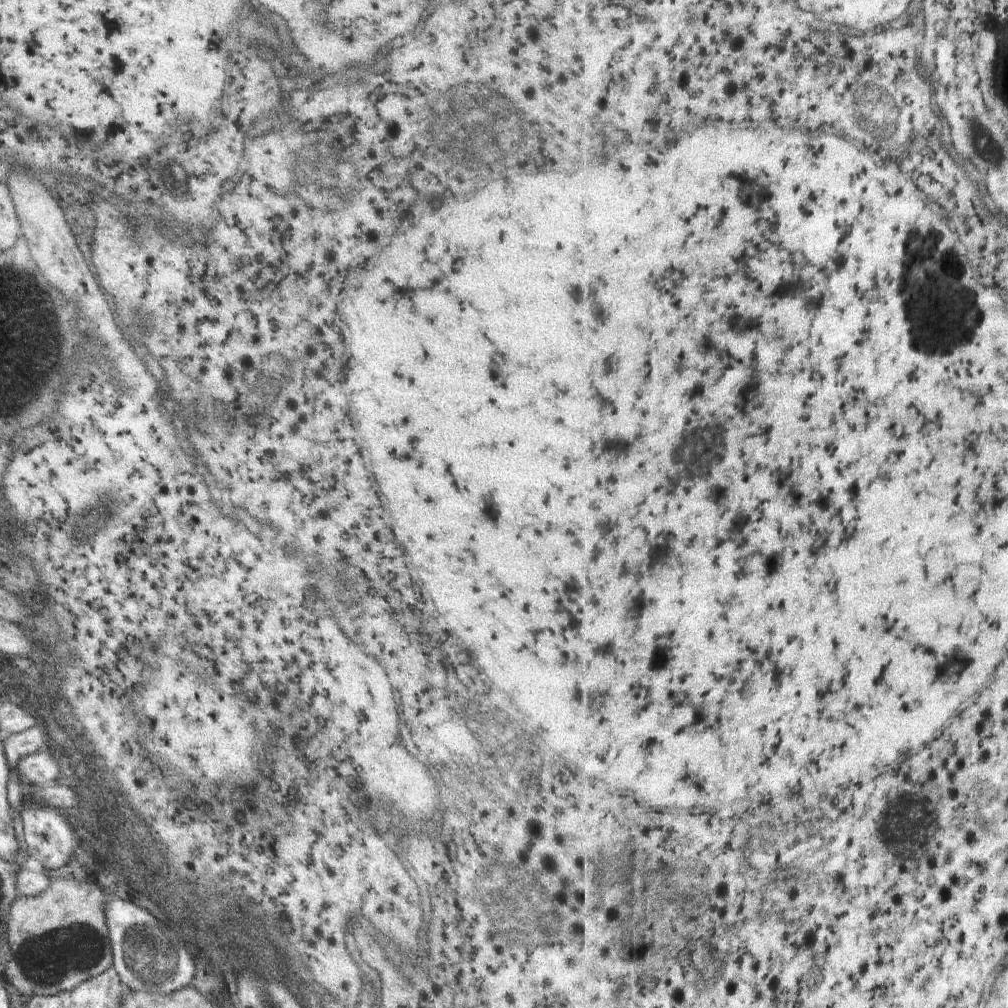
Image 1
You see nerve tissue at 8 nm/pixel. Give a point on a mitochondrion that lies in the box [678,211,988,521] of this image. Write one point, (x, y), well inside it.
(921, 341)

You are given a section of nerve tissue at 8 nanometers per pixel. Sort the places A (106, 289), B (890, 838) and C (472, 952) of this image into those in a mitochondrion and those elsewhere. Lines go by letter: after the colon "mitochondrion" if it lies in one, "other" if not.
A: other
B: other
C: other

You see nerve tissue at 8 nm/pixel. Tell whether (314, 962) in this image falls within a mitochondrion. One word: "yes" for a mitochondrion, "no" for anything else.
no

